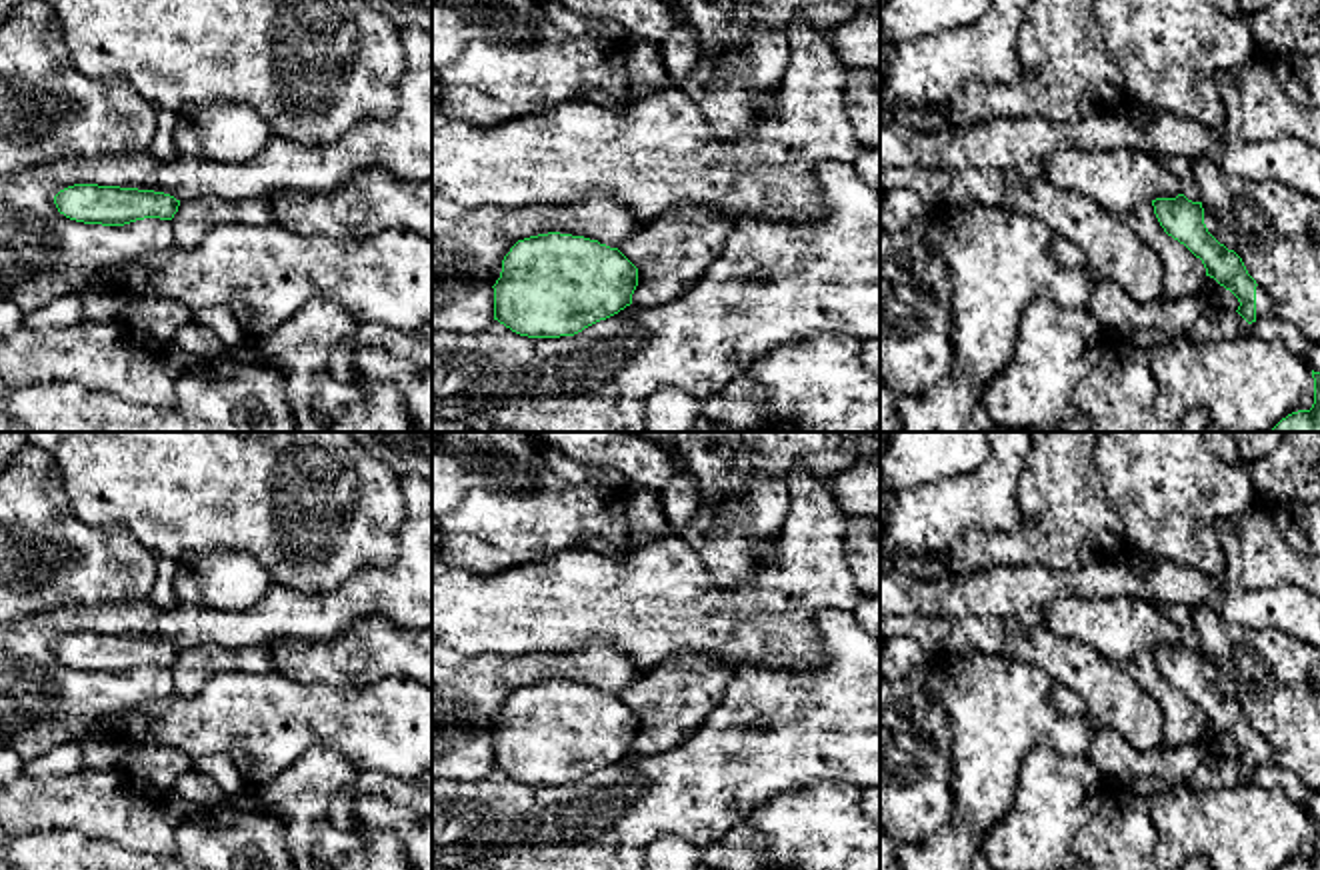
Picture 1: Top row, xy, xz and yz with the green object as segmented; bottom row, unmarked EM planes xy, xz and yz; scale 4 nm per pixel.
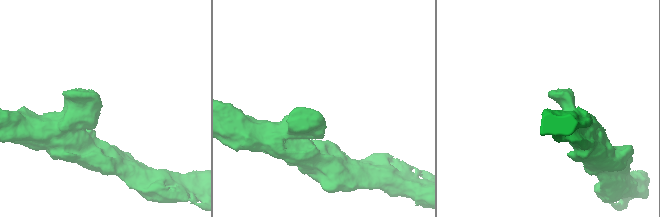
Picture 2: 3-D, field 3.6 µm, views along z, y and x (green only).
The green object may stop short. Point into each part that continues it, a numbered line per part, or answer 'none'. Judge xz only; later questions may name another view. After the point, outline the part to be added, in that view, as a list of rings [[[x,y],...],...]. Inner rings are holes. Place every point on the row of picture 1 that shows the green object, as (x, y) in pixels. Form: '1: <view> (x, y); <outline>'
none

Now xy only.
none

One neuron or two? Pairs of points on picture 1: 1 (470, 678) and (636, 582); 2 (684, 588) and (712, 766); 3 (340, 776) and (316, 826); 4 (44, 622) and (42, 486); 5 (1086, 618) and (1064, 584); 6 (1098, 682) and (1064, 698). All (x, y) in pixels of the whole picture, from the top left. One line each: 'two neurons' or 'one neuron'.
1: two neurons
2: two neurons
3: one neuron
4: two neurons
5: two neurons
6: two neurons

